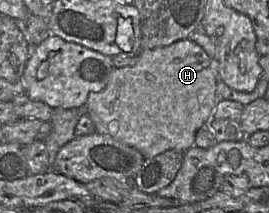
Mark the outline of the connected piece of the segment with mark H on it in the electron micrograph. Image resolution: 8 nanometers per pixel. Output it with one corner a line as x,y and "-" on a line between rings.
181,39
170,45
141,50
140,58
133,66
113,68
106,87
89,94
86,109
97,133
136,148
144,158
155,157
167,150
184,154
195,145
197,131
213,118
218,81
219,62
196,42

